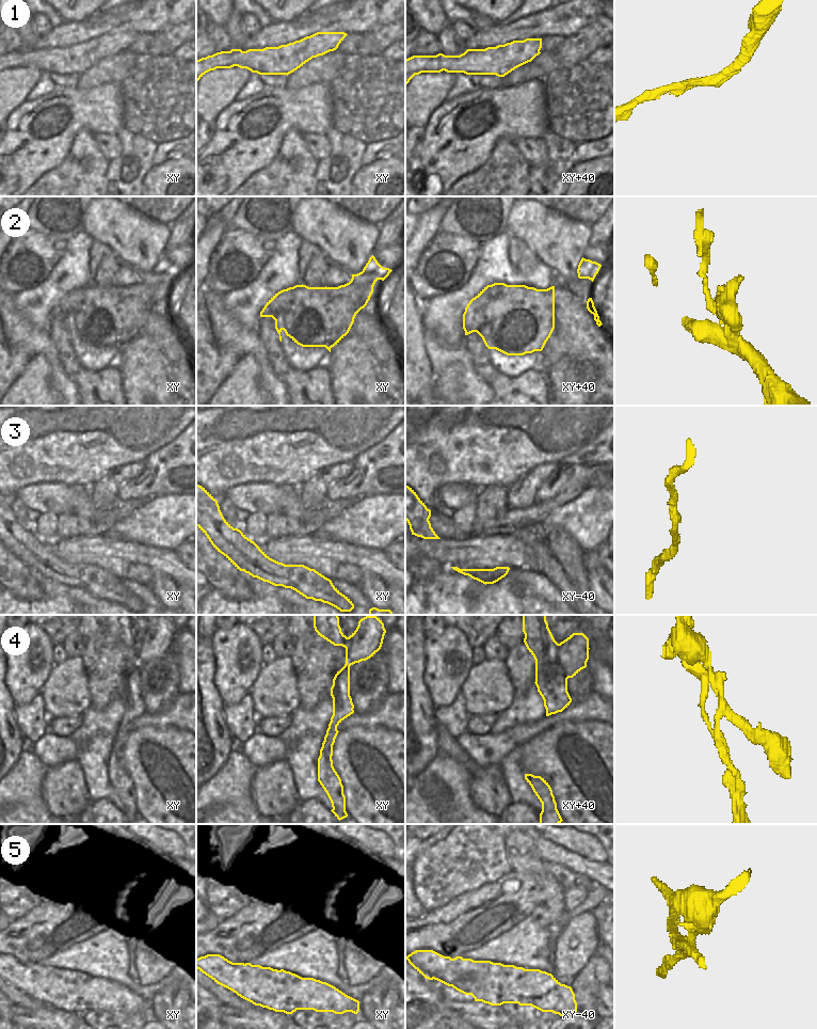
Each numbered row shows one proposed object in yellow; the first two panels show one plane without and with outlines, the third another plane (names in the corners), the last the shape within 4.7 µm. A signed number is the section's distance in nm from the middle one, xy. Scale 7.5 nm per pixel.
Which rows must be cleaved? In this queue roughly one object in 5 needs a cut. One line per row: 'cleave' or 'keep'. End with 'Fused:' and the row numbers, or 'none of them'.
1: keep
2: keep
3: keep
4: cleave
5: cleave
Fused: 4, 5

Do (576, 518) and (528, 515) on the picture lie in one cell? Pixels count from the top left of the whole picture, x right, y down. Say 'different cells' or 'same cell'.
different cells

